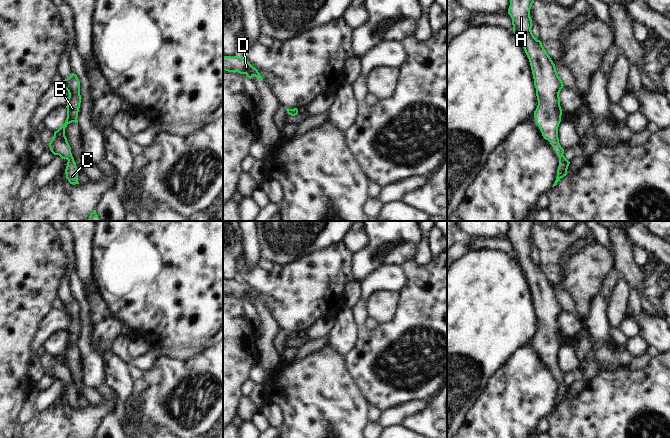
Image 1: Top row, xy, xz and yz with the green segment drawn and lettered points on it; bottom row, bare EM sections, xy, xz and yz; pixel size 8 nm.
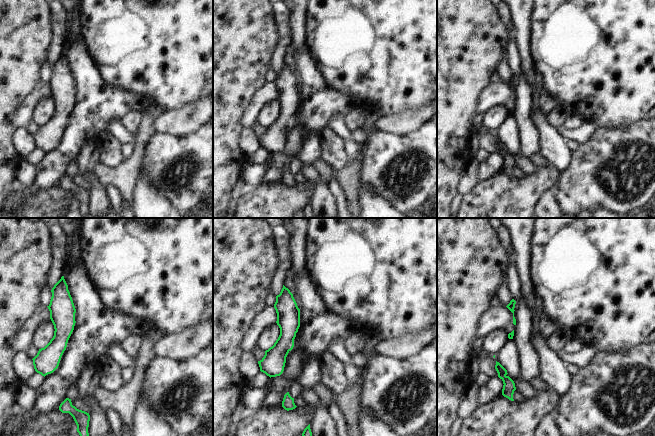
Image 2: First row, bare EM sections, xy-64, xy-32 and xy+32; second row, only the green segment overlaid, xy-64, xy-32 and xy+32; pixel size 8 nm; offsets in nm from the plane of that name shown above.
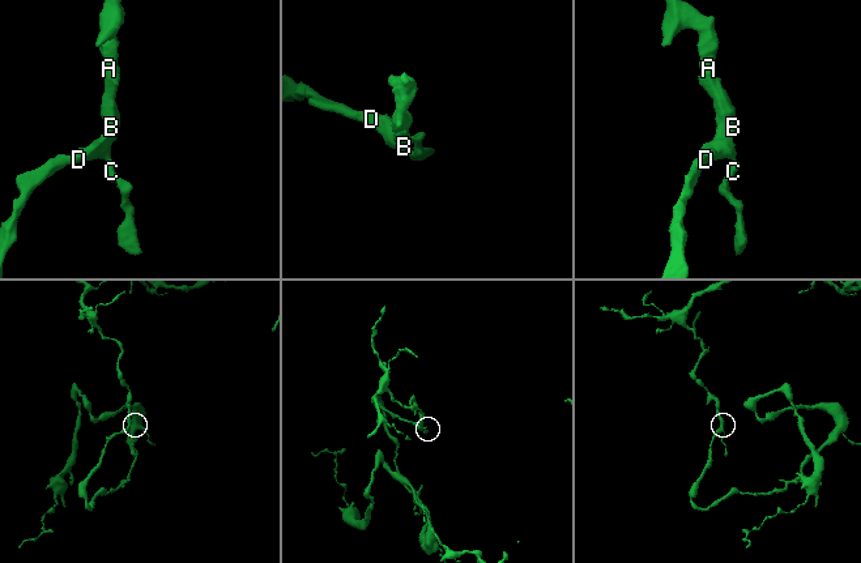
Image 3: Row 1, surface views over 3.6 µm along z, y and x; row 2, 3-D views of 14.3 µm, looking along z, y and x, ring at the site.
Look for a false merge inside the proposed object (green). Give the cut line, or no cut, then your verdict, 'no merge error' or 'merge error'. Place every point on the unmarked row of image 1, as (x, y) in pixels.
no cut; no merge error

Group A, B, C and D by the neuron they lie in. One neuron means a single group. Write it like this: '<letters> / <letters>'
A B C D

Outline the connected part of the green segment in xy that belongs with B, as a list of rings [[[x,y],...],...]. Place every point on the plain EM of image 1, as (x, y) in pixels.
[[[76,298],[63,304],[62,310],[68,315],[69,321],[67,323],[67,342],[65,347],[54,356],[54,360],[49,367],[51,376],[54,379],[59,379],[62,383],[67,383],[67,390],[65,393],[66,402],[70,408],[79,408],[77,390],[71,377],[71,371],[65,360],[65,352],[68,348],[75,346],[78,348],[78,336],[81,327],[80,319],[80,305]]]

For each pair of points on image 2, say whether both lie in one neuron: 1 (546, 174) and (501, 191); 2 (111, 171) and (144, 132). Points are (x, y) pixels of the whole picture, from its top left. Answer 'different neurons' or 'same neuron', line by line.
1: same neuron
2: same neuron

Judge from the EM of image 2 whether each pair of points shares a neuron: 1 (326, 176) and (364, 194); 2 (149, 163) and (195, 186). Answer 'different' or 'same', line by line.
1: different
2: same

